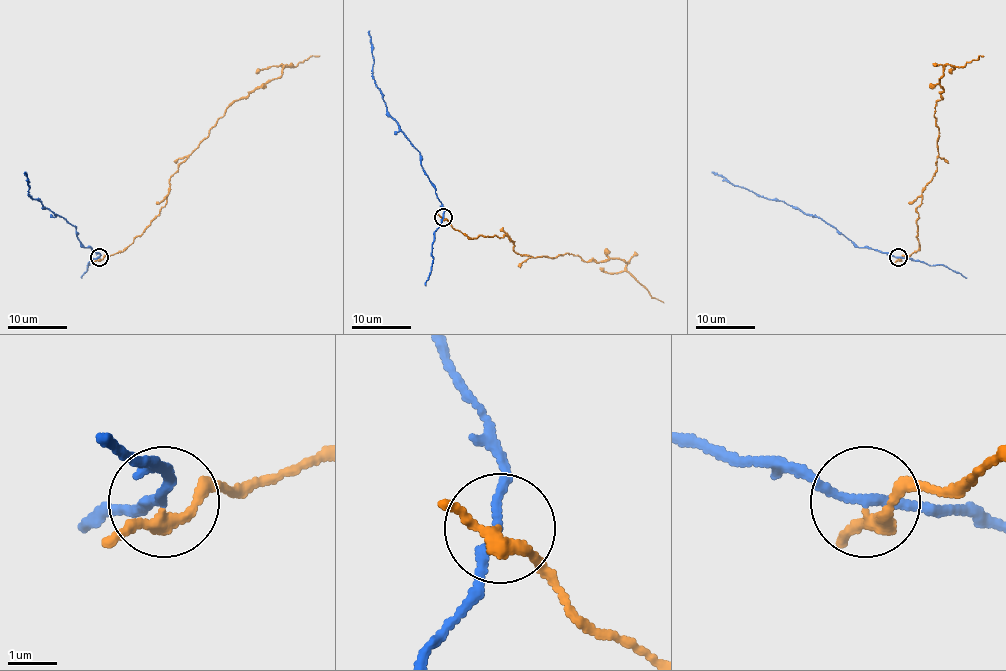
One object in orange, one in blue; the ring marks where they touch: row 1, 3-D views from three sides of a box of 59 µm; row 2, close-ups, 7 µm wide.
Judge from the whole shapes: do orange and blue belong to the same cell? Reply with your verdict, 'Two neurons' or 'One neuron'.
Two neurons

